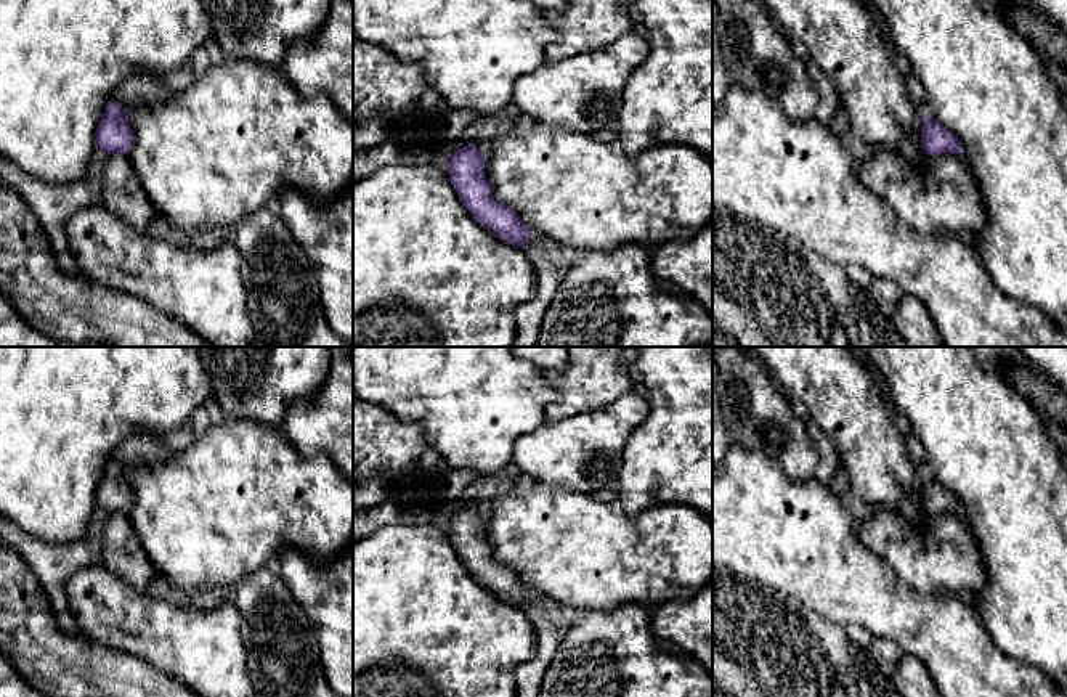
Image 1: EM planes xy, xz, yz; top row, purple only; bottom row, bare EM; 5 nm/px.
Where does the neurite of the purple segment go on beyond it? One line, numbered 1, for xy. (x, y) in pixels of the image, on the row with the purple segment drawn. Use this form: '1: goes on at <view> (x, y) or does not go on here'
1: does not go on here

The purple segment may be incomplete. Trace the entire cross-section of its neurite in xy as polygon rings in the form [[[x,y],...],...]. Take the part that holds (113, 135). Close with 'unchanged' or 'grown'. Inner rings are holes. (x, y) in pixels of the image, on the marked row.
[[[114,100],[108,101],[99,125],[95,132],[95,148],[108,154],[128,154],[133,146],[133,132],[130,128],[125,109]]] | unchanged

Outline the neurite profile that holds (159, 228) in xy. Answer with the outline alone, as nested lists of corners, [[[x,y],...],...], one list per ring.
[[[157,217],[146,230],[146,234],[156,239],[173,243],[180,247],[188,247],[193,236],[189,233],[170,226],[165,217]]]

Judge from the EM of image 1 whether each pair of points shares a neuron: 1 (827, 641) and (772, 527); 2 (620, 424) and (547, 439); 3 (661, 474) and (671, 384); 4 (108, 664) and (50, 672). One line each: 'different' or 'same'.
1: different
2: same
3: same
4: same

